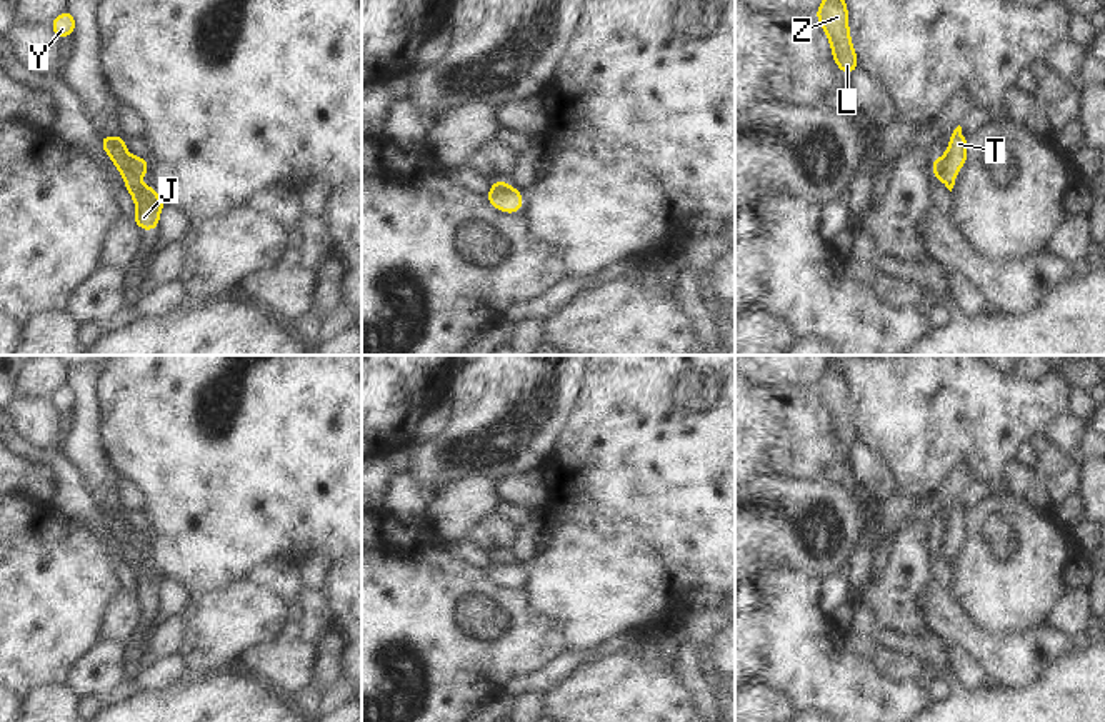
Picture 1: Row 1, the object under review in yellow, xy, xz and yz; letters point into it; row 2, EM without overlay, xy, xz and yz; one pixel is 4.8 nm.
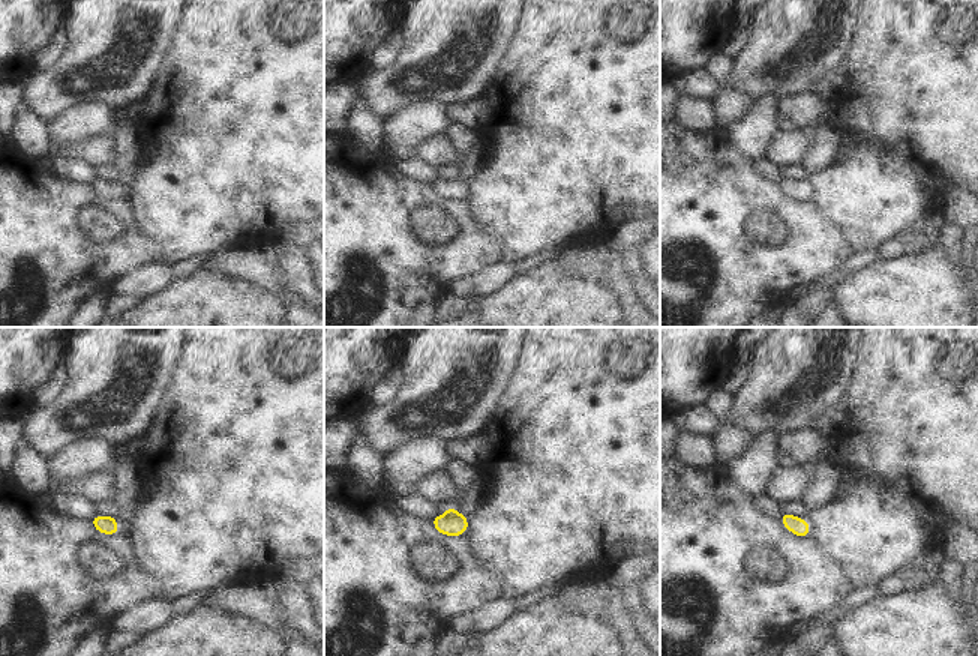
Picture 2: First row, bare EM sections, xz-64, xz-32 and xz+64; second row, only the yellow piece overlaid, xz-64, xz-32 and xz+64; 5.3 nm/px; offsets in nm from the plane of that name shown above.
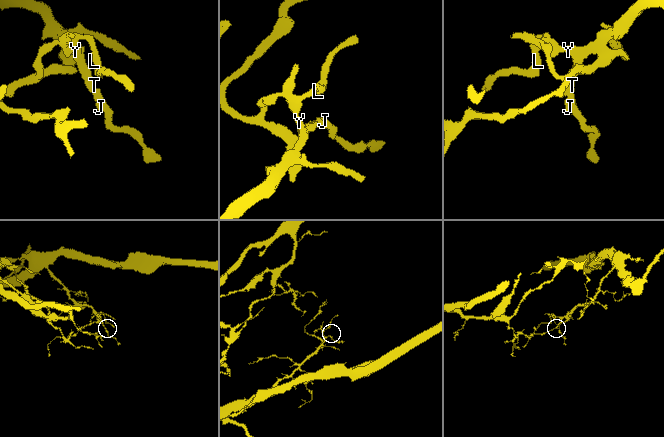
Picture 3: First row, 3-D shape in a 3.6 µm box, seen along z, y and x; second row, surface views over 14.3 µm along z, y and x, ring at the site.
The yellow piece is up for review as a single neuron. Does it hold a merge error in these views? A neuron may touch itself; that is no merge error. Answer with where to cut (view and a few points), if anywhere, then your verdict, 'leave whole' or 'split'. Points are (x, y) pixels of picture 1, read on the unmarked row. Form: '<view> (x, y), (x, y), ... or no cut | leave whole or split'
no cut | leave whole

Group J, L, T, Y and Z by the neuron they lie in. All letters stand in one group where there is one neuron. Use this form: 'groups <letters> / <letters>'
groups J L T Y Z

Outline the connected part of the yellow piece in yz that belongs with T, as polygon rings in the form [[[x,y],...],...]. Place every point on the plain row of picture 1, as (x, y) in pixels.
[[[958,499],[947,512],[952,514],[952,519],[945,522],[945,532],[932,532],[933,552],[940,552],[945,560],[952,565],[955,559],[957,545],[965,539],[967,534],[967,514],[962,509],[962,500]]]

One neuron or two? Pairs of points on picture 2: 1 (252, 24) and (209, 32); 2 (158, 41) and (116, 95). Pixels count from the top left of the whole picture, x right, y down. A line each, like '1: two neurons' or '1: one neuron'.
1: one neuron
2: one neuron

